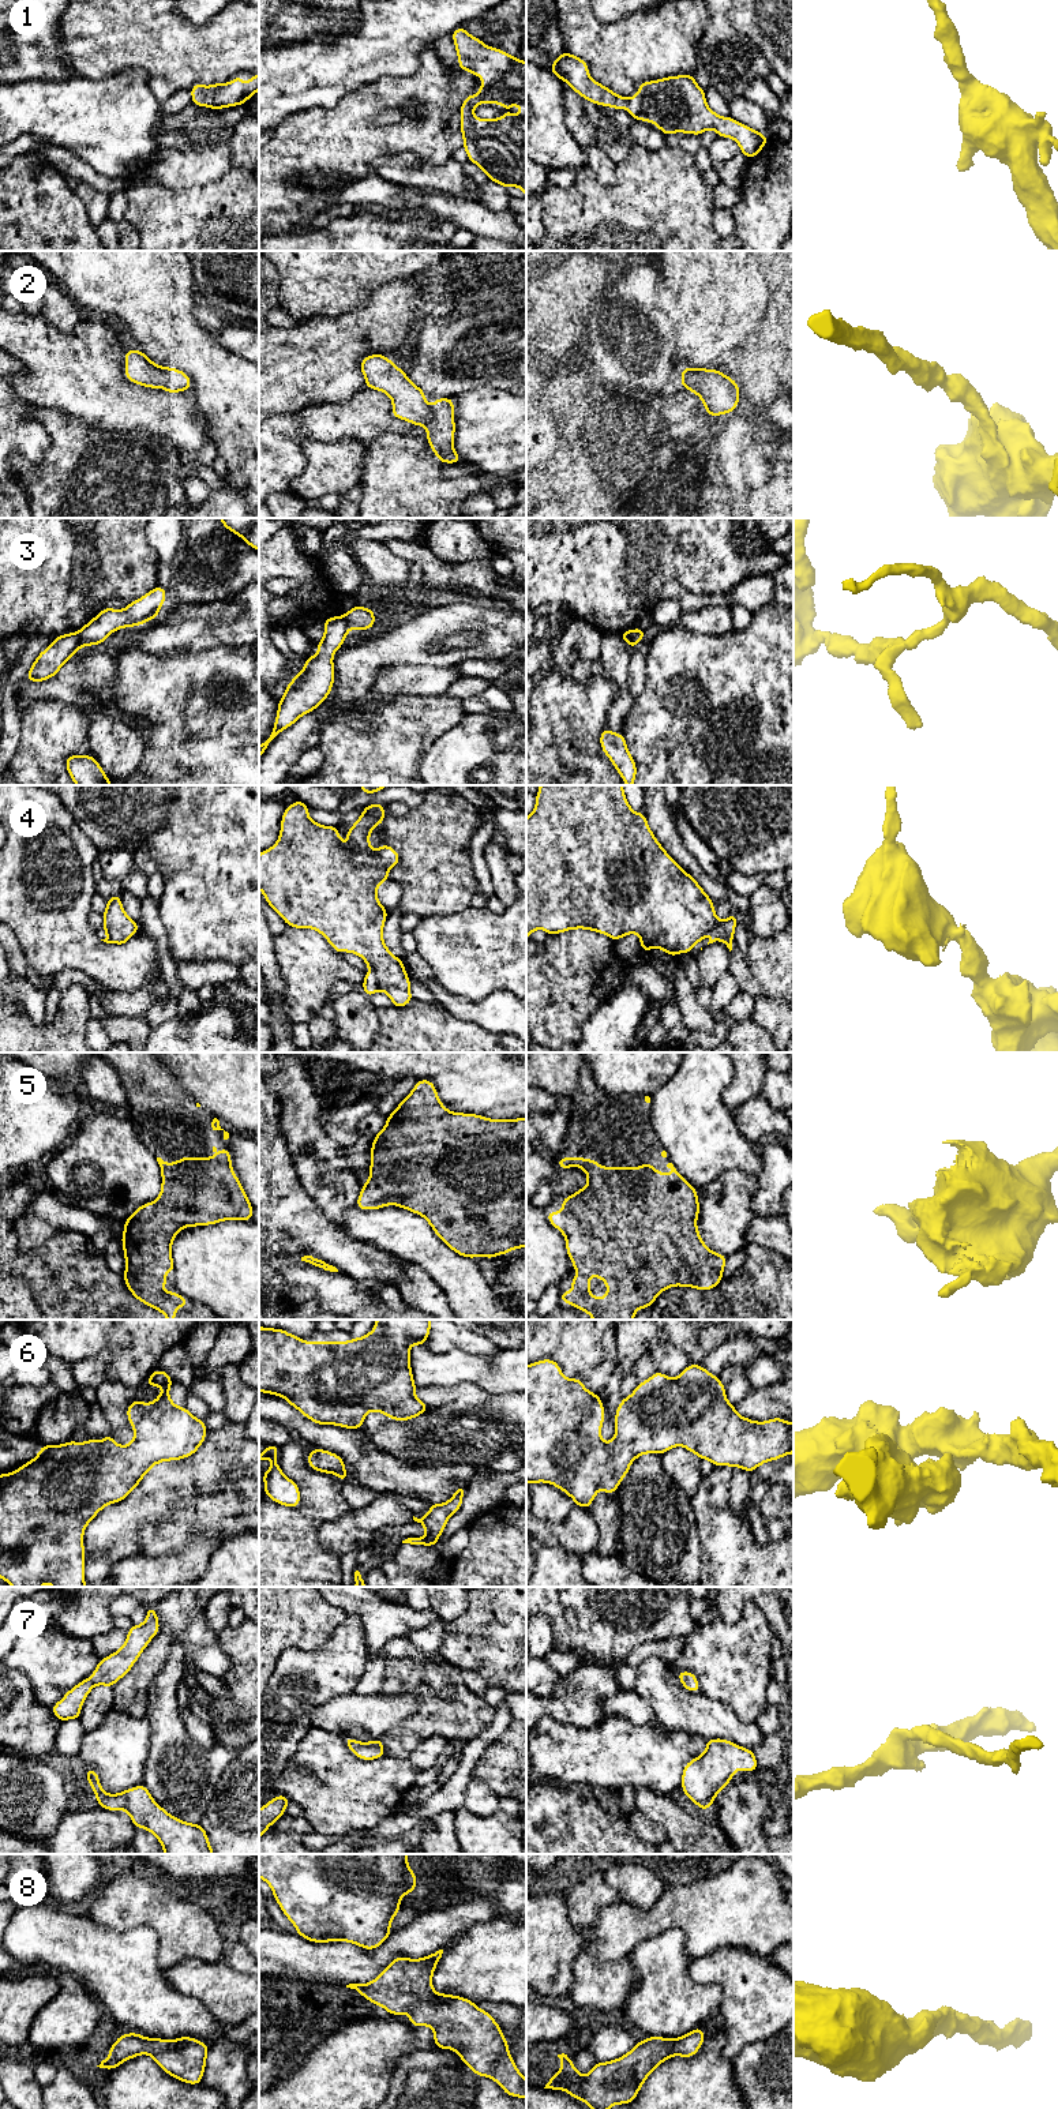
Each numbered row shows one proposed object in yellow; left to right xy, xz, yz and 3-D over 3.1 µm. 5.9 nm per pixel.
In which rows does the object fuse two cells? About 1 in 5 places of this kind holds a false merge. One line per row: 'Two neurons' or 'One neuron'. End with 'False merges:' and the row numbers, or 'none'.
1: One neuron
2: One neuron
3: Two neurons
4: Two neurons
5: One neuron
6: One neuron
7: One neuron
8: One neuron
False merges: 3, 4

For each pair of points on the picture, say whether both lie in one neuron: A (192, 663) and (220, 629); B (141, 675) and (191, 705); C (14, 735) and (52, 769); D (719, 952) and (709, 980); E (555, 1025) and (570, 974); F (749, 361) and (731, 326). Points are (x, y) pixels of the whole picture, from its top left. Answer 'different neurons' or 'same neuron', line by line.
A: different neurons
B: same neuron
C: different neurons
D: same neuron
E: same neuron
F: different neurons

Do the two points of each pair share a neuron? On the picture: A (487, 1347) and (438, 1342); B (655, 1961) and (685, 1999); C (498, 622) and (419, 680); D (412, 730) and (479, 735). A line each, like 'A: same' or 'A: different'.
A: same
B: same
C: different
D: different

